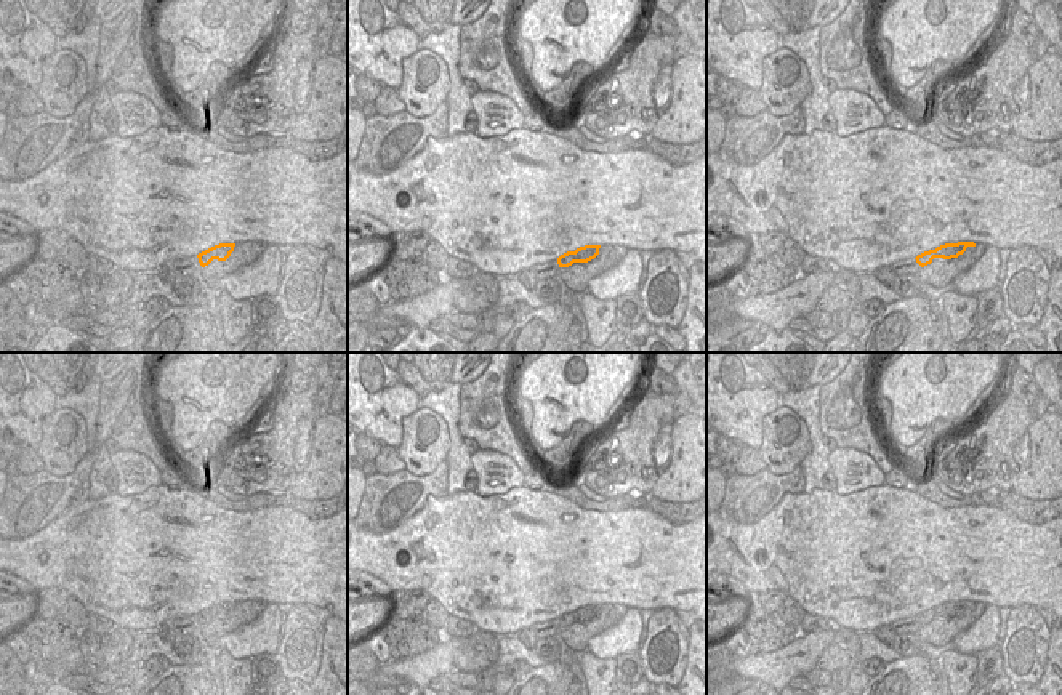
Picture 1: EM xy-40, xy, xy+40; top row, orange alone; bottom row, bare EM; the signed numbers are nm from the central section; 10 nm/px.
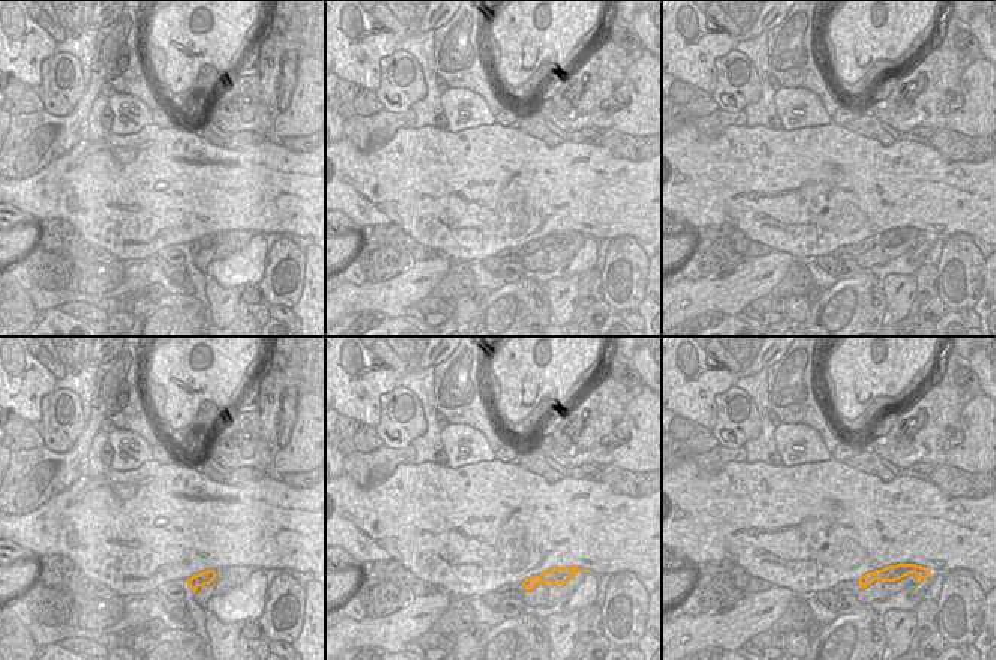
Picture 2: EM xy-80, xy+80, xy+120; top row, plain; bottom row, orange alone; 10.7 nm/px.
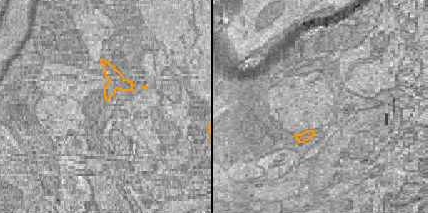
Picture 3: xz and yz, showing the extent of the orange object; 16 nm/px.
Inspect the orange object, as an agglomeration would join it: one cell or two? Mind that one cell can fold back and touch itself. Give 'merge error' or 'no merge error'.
merge error

